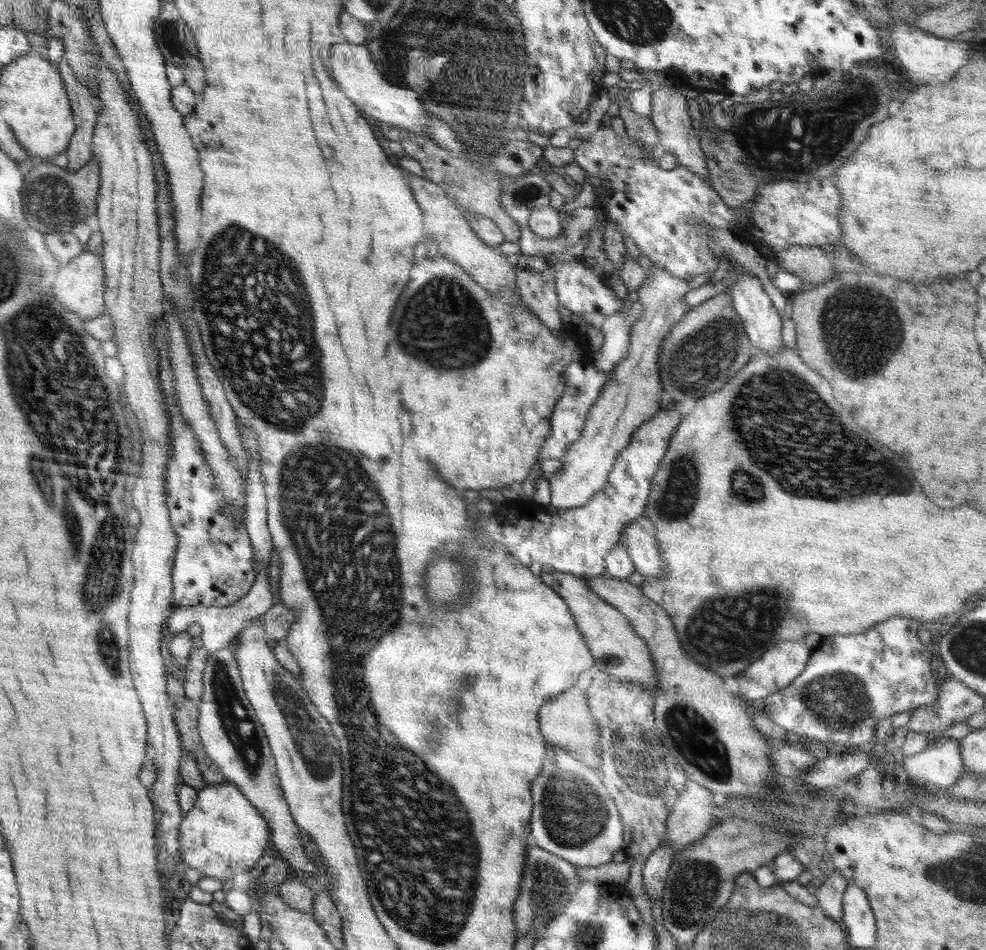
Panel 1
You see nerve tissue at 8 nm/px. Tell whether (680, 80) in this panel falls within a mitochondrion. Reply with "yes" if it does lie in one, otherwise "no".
no

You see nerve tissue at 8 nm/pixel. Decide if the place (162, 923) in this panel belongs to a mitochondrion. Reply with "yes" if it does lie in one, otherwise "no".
no

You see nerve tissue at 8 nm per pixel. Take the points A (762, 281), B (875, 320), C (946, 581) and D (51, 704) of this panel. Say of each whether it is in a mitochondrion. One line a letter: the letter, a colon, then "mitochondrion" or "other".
A: other
B: mitochondrion
C: other
D: other

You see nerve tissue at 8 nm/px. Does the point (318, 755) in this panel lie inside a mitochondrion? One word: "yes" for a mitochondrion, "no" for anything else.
yes

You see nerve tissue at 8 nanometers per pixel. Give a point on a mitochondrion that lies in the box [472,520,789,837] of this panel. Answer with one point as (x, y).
(642, 778)

